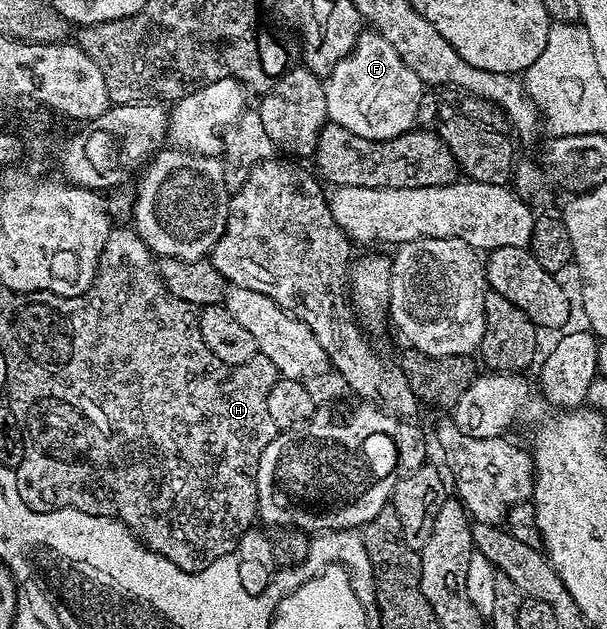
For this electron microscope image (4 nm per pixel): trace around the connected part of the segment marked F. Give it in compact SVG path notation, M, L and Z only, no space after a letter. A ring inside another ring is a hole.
M363 32L349 57L335 66L324 83L328 121L371 140L387 140L414 129L423 93L423 83L407 64L375 32Z

